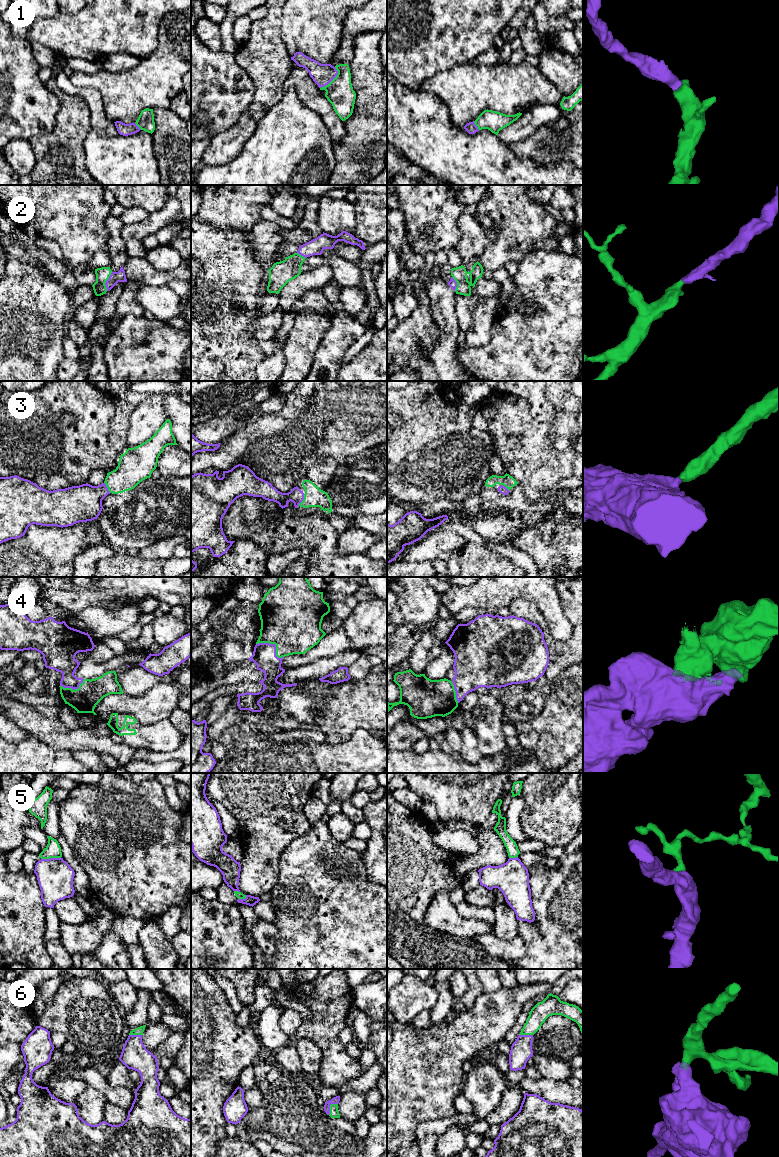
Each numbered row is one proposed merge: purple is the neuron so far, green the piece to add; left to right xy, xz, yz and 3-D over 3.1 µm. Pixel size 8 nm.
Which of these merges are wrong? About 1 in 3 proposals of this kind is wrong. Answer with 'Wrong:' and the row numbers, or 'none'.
Wrong: 5

